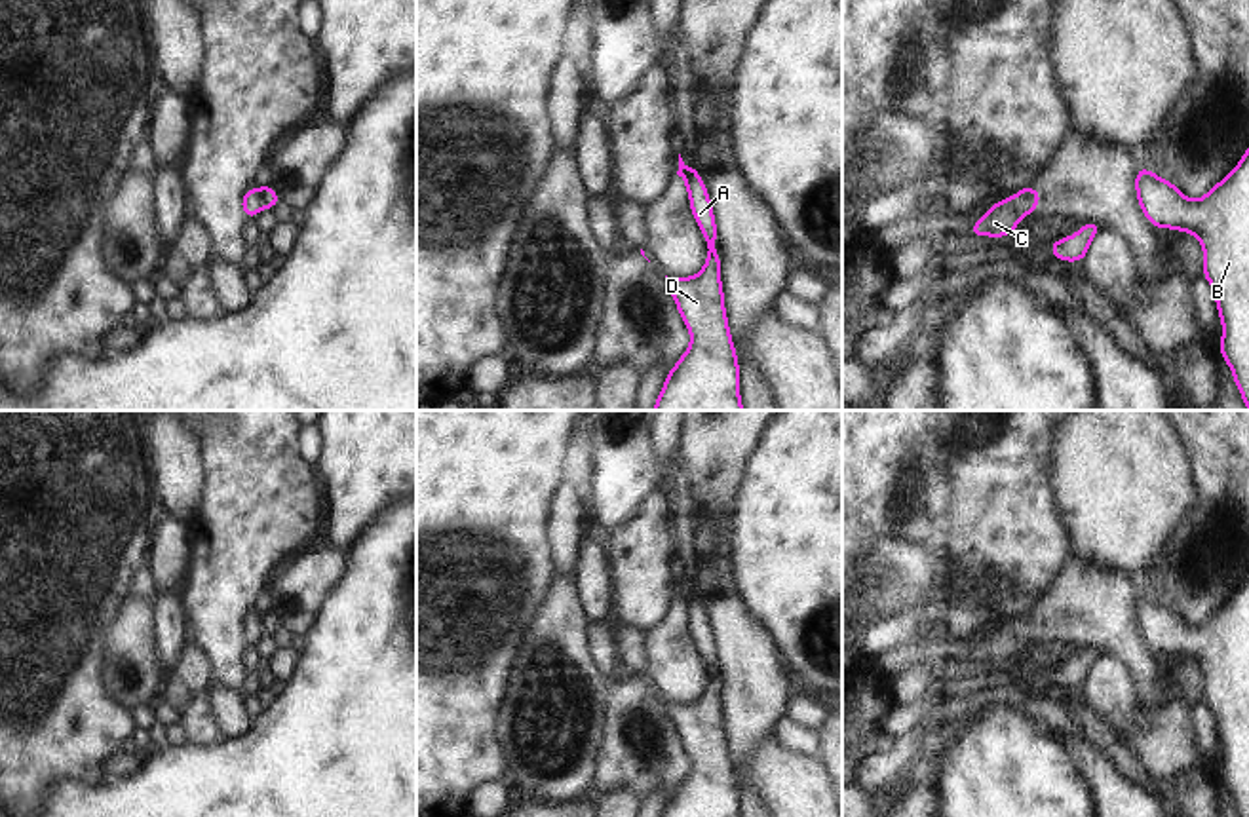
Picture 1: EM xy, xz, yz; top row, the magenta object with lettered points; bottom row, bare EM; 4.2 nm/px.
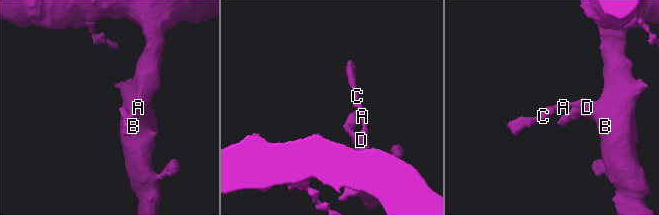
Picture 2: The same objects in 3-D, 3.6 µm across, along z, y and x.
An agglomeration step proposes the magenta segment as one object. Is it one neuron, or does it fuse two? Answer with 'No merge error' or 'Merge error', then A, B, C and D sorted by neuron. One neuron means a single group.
Merge error. Groups: A B D / C

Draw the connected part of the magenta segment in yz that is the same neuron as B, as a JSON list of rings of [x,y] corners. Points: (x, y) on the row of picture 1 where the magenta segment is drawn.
[[[1249,148],[1241,162],[1203,198],[1188,200],[1179,186],[1139,165],[1139,207],[1154,228],[1196,236],[1203,272],[1215,291],[1222,323],[1219,352],[1249,408]]]

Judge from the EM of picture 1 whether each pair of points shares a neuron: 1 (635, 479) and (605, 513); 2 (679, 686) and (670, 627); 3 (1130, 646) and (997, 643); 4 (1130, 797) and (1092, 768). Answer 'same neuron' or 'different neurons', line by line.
1: same neuron
2: same neuron
3: same neuron
4: same neuron

